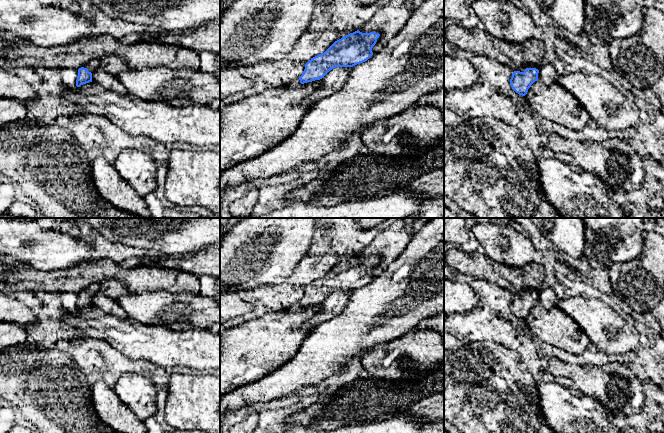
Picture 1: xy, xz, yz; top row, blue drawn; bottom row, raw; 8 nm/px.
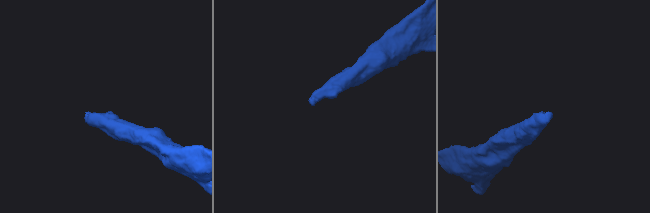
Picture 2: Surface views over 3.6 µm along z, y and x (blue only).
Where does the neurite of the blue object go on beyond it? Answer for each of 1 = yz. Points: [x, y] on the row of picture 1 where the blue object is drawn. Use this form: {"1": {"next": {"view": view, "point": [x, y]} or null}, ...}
{"1": {"next": {"view": "yz", "point": [528, 66]}}}

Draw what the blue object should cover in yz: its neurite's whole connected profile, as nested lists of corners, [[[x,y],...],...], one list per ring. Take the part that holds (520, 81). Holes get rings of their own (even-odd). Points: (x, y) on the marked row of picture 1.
[[[527,65],[519,71],[514,71],[510,85],[519,95],[525,96],[531,85],[538,80],[539,68],[536,65]]]

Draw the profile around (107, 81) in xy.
[[[102,67],[97,68],[92,73],[92,81],[106,90],[116,92],[120,95],[129,95],[124,85],[120,83],[116,76],[107,73]]]

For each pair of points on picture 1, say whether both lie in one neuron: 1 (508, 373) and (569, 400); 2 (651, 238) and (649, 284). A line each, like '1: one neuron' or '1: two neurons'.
1: two neurons
2: one neuron

